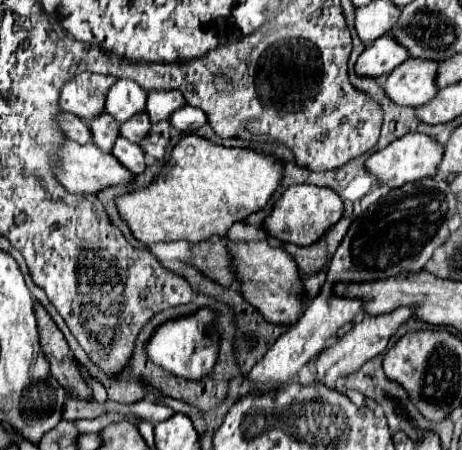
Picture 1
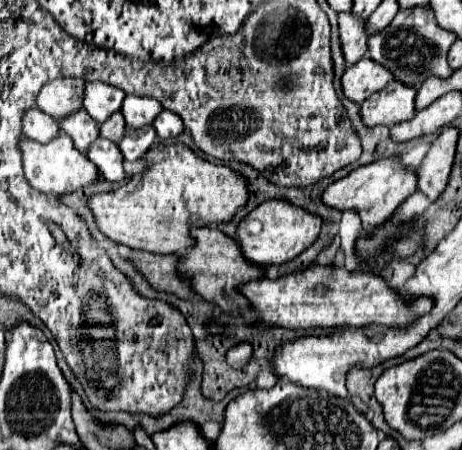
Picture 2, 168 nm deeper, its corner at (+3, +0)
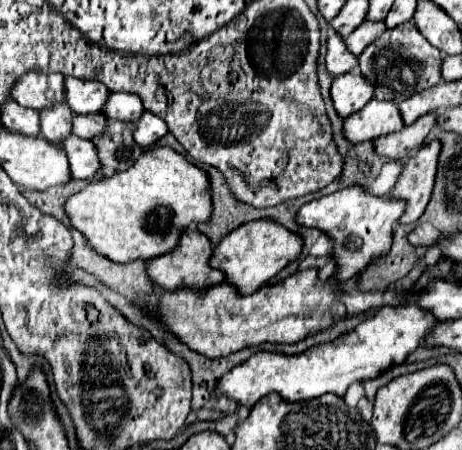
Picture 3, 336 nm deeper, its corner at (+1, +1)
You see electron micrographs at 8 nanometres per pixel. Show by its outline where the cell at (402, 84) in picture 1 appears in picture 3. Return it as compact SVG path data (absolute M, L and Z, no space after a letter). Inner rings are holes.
M371 98L359 112L345 120L345 136L349 136L351 142L365 142L397 132L403 126L405 122L397 102Z

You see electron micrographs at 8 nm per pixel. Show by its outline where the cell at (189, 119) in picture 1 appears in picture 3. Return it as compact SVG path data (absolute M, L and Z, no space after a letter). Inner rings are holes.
M145 112L141 116L141 120L135 124L135 140L141 146L153 146L157 140L161 140L163 136L169 134L167 122L151 112Z

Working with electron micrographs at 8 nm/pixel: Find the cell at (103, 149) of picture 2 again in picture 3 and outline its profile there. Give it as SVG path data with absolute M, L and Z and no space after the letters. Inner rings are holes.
M69 136L67 140L61 142L61 146L69 156L69 168L73 178L93 178L101 170L101 160L91 140Z

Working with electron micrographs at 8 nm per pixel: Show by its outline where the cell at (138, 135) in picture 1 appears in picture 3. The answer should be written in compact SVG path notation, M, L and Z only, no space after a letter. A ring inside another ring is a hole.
M93 114L93 116L75 116L73 120L73 134L81 138L95 138L103 136L107 128L107 118L103 114Z

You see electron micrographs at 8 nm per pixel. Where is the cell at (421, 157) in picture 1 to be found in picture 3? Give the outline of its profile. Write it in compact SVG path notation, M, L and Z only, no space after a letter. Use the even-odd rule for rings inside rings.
M353 184L349 188L337 190L329 196L323 196L319 200L313 200L301 206L301 210L297 212L297 222L301 226L319 228L335 240L333 256L339 264L335 278L339 282L345 282L357 272L363 272L371 258L387 254L387 250L391 248L393 224L403 216L405 204L407 202L403 198L375 196L375 194L369 194L361 184Z

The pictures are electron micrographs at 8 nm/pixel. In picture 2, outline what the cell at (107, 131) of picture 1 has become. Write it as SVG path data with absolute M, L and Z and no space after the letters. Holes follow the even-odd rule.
M79 109L79 111L75 111L69 117L59 121L61 133L69 135L73 139L75 149L79 149L81 153L87 151L87 147L99 137L97 127L99 127L99 123L95 123L91 117L87 117L85 109Z

